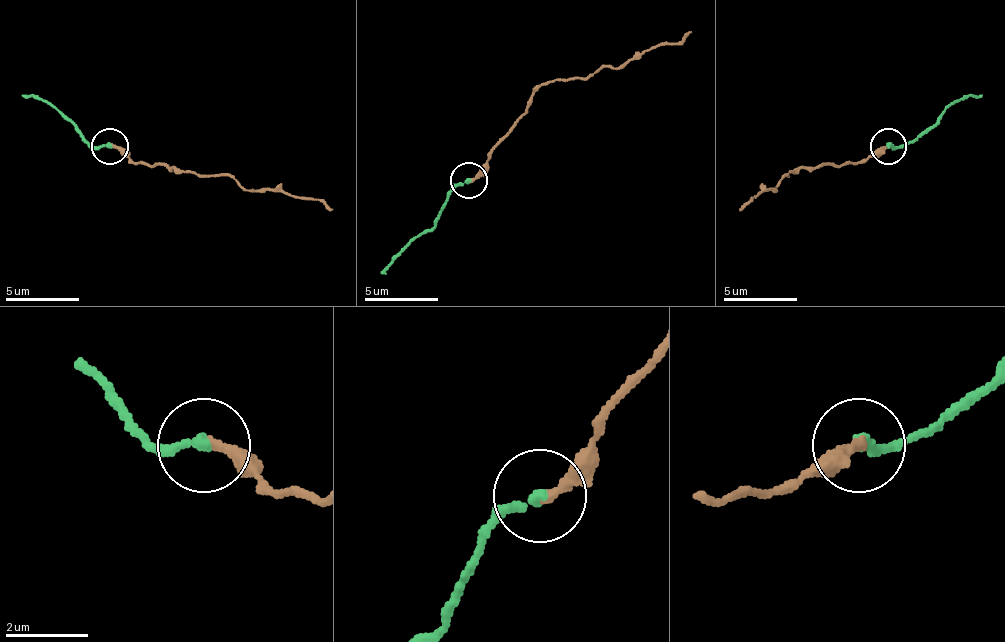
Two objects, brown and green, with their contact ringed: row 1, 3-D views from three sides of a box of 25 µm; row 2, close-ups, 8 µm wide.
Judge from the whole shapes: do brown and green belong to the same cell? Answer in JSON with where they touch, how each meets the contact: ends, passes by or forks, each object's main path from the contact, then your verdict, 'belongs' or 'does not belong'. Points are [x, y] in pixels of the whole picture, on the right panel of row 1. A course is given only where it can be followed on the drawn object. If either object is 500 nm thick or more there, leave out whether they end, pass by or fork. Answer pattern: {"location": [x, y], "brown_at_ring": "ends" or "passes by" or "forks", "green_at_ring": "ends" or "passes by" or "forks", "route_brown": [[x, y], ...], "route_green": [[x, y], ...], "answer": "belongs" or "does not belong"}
{"location": [888, 146], "brown_at_ring": "ends", "green_at_ring": "ends", "route_brown": [[891, 147], [854, 162], [799, 165], [785, 176], [774, 191], [777, 191], [763, 191], [741, 209]], "route_green": [[887, 147], [902, 147], [927, 132], [953, 103], [982, 96]], "answer": "belongs"}

